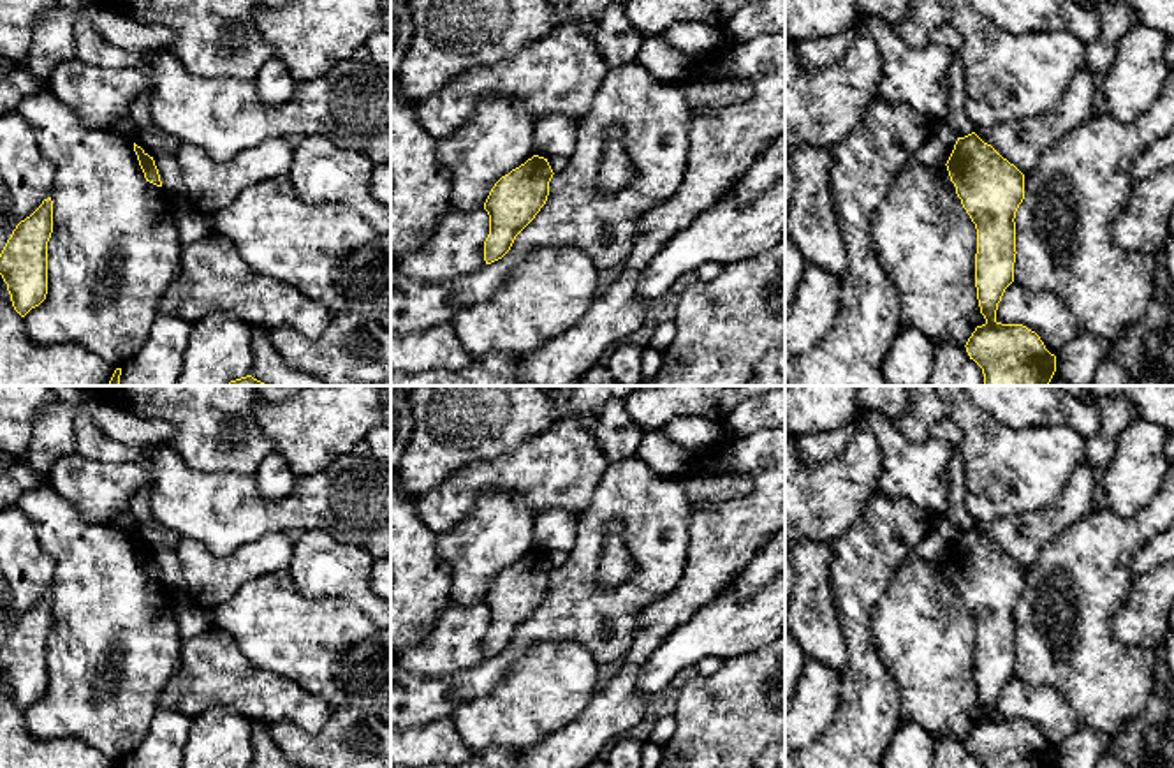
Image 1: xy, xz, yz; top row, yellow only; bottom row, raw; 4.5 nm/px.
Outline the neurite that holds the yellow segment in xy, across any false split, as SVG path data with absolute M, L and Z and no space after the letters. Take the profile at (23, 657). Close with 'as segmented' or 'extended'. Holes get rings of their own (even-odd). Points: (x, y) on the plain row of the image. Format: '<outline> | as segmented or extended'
M53 595L21 615L0 648L0 669L14 705L25 712L48 689L48 636L53 627Z | as segmented

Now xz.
M533 550L495 578L484 597L489 609L489 629L484 636L486 659L502 654L516 631L546 599L553 569L547 553Z | as segmented

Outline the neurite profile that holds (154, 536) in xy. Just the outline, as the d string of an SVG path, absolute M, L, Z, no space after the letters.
M155 521L148 525L139 525L134 537L153 553L158 548L176 550L180 541L183 539L178 532L165 528L164 525Z

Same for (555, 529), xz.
M567 509L540 513L533 528L533 548L544 553L570 551L576 543L577 514Z

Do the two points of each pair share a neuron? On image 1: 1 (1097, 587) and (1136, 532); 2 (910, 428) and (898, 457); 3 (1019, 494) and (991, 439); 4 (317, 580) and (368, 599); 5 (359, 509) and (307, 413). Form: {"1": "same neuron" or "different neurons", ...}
{"1": "same neuron", "2": "different neurons", "3": "same neuron", "4": "same neuron", "5": "different neurons"}

